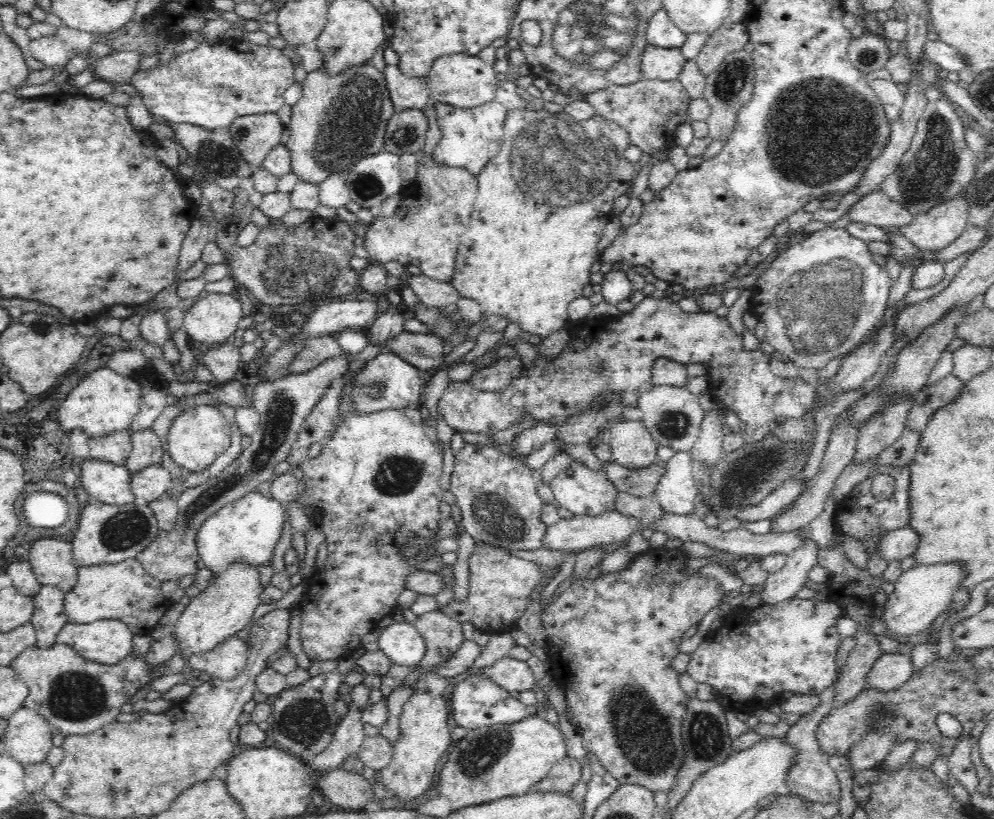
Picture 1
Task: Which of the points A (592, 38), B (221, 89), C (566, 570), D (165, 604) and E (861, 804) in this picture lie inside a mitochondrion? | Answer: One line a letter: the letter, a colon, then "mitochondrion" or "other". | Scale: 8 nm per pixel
A: mitochondrion
B: mitochondrion
C: other
D: other
E: other

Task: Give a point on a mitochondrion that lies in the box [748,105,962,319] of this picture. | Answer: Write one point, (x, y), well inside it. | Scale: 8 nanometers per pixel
(929, 174)

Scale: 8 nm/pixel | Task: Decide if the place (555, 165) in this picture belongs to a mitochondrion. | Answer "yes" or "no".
yes

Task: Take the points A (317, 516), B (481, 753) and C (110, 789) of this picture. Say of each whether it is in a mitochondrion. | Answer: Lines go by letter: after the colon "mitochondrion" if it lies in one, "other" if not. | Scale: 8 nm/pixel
A: other
B: mitochondrion
C: mitochondrion

